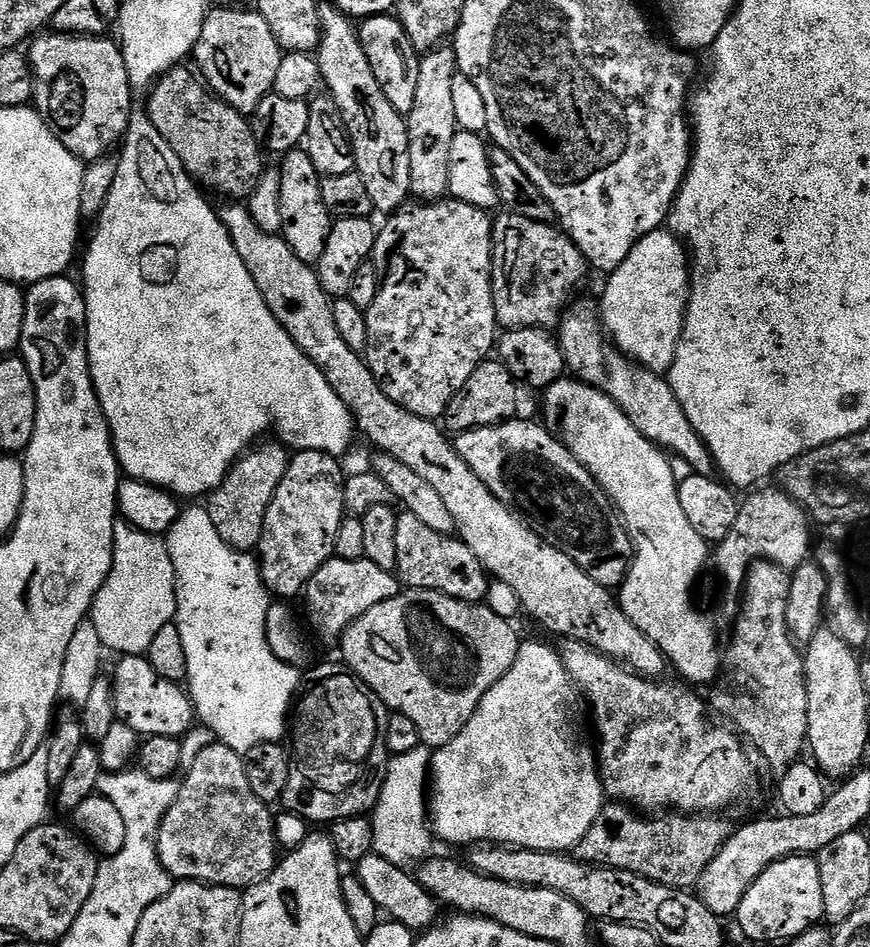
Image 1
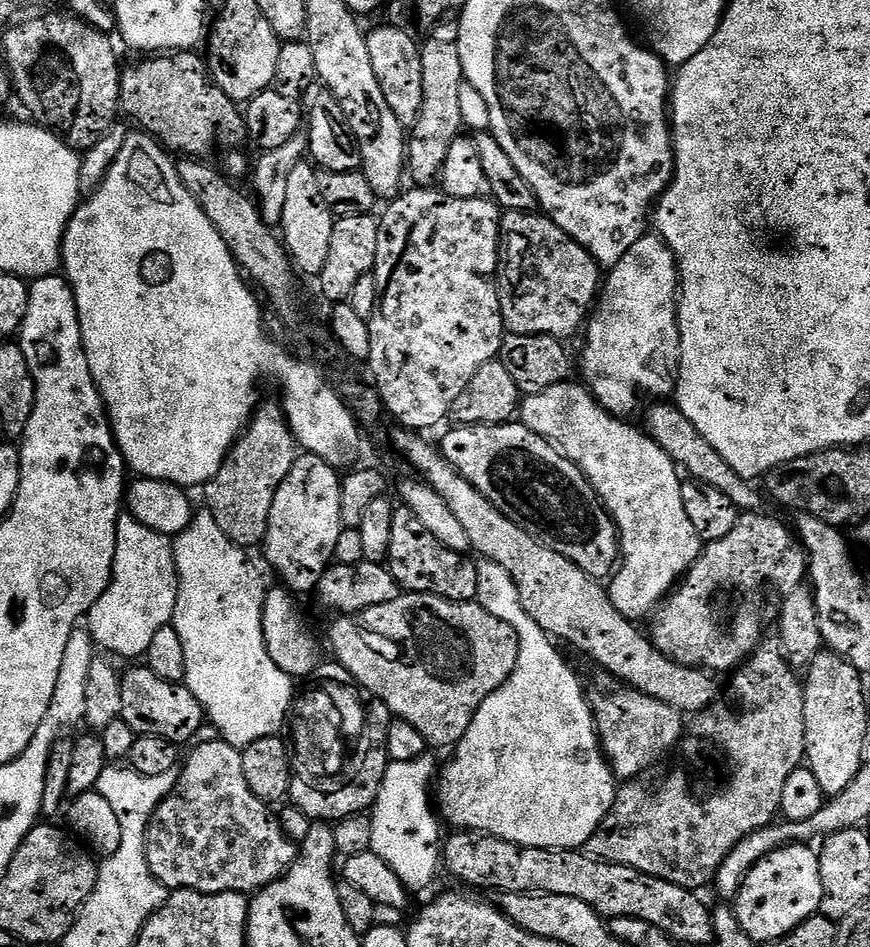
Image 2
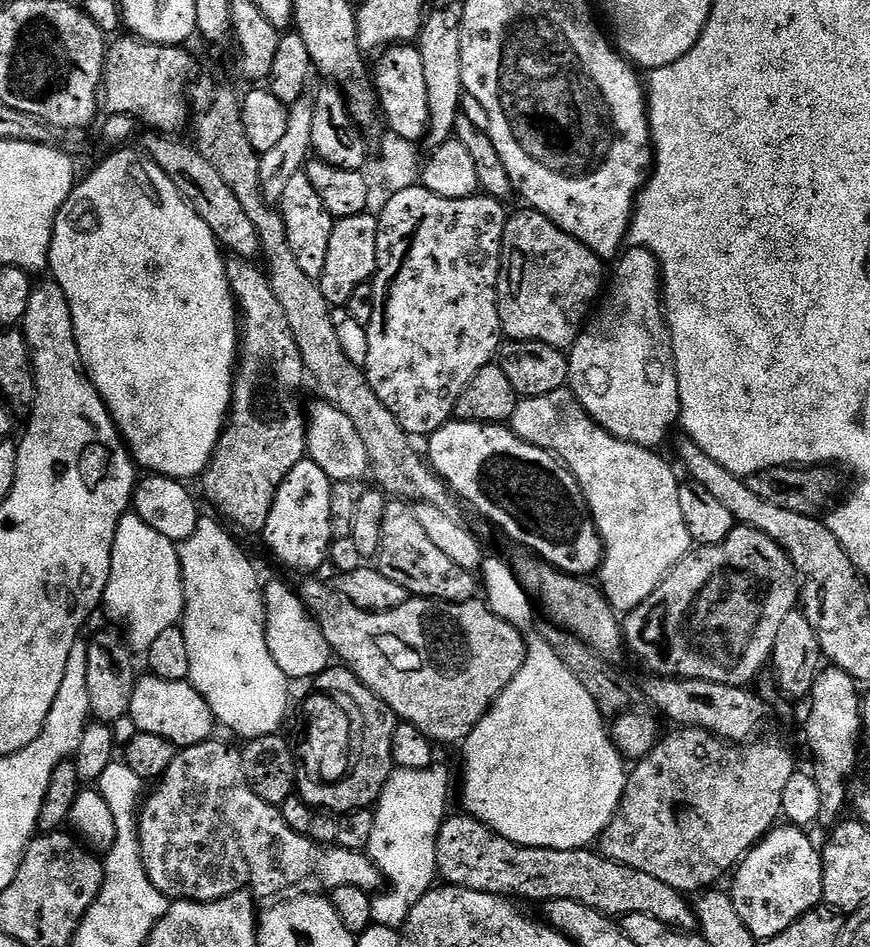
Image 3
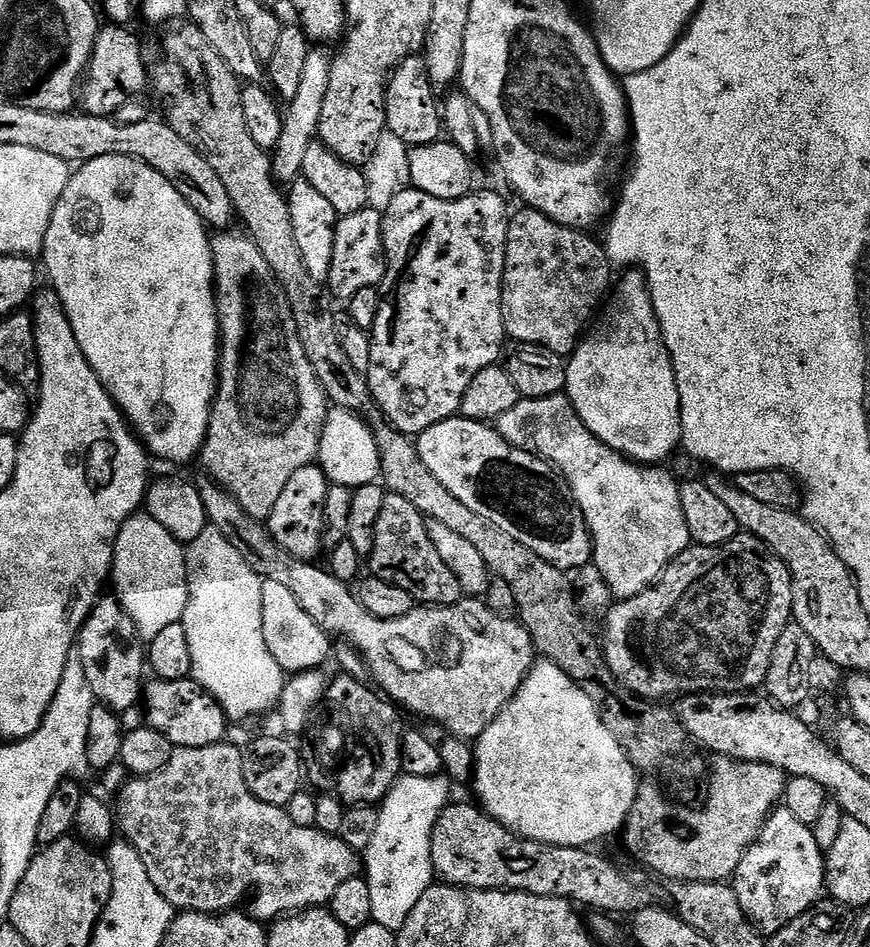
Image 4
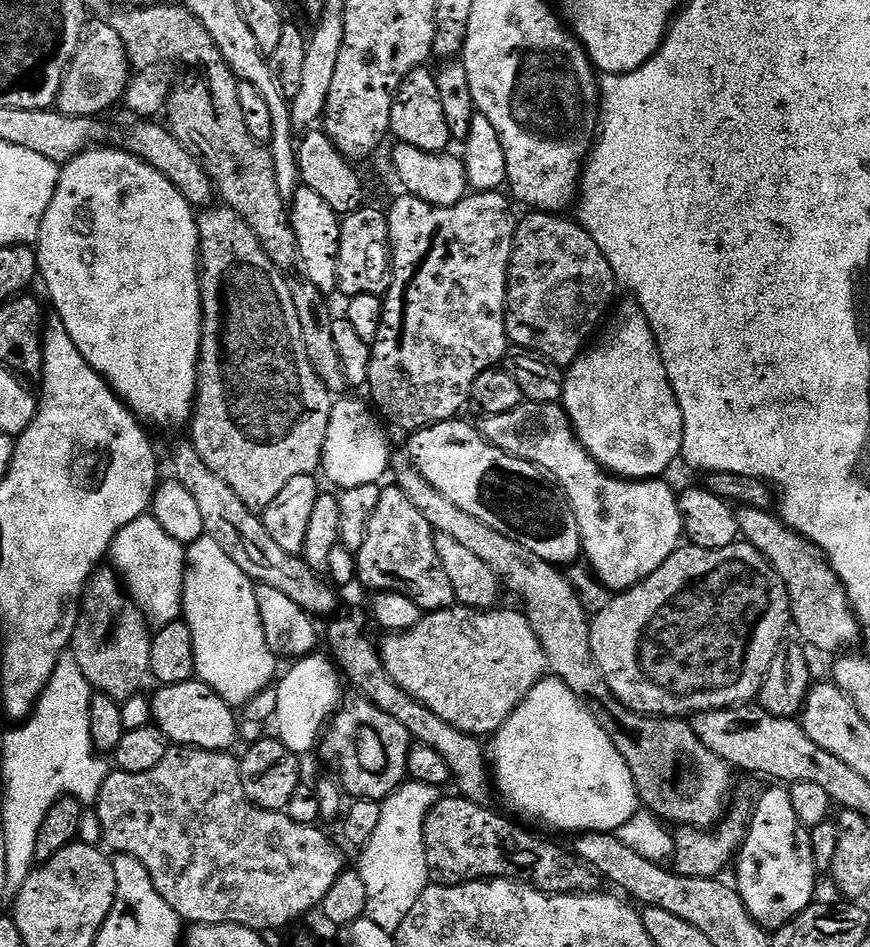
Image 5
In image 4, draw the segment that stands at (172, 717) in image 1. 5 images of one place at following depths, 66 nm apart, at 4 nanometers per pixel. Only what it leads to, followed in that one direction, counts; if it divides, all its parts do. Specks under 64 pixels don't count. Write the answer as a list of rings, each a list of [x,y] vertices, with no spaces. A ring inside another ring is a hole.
[[[153,679],[142,693],[142,708],[146,713],[147,727],[166,734],[176,748],[214,746],[225,739],[230,721],[224,715],[224,707],[195,680]]]

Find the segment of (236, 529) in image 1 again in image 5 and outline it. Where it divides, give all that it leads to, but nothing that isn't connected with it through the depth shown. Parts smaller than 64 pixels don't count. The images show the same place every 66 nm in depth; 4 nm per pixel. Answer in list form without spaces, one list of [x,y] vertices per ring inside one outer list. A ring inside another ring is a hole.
[[[227,206],[201,211],[198,223],[204,325],[190,442],[198,454],[202,454],[202,462],[206,462],[222,482],[228,483],[252,512],[260,514],[278,498],[290,478],[311,476],[321,467],[334,396],[320,381],[314,366],[310,366],[310,358],[306,358],[302,322],[298,322],[298,310],[294,310],[294,298],[285,273],[270,262],[254,230]]]

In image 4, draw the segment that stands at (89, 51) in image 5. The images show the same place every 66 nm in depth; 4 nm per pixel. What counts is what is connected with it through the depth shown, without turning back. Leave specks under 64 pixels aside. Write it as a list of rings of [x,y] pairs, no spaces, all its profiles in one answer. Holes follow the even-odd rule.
[[[109,23],[101,27],[96,36],[96,45],[92,51],[92,61],[82,80],[78,100],[83,111],[89,116],[112,116],[122,106],[132,103],[141,95],[147,84],[150,84],[150,72],[144,69],[144,52],[136,41],[133,29],[128,26]]]

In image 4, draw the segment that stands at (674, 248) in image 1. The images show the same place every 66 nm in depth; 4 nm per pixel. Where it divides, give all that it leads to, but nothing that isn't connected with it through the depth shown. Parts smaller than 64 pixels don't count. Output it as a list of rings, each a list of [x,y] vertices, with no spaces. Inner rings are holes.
[[[628,270],[623,275],[611,293],[612,308],[605,307],[599,313],[594,327],[576,345],[575,352],[567,357],[566,394],[584,424],[604,444],[637,463],[656,466],[664,462],[660,460],[666,459],[675,448],[679,449],[684,439],[680,391],[676,371],[668,348],[664,345],[664,335],[652,305],[648,279],[640,270]]]

